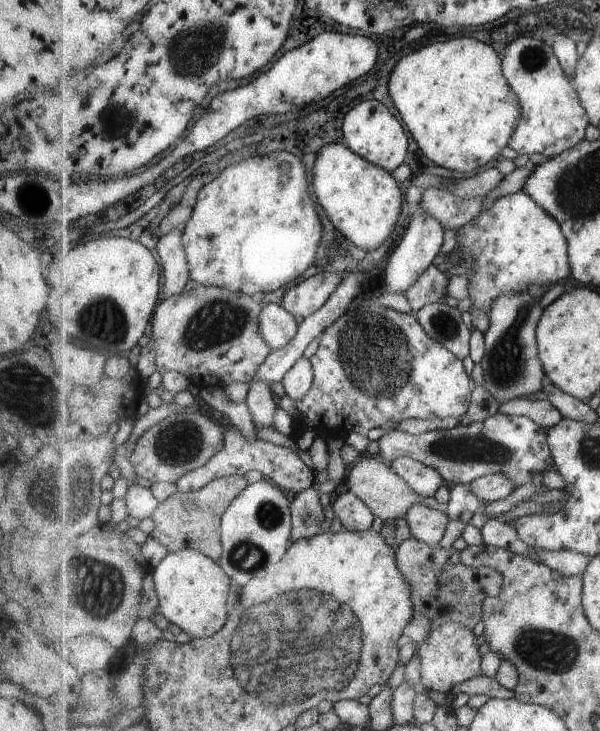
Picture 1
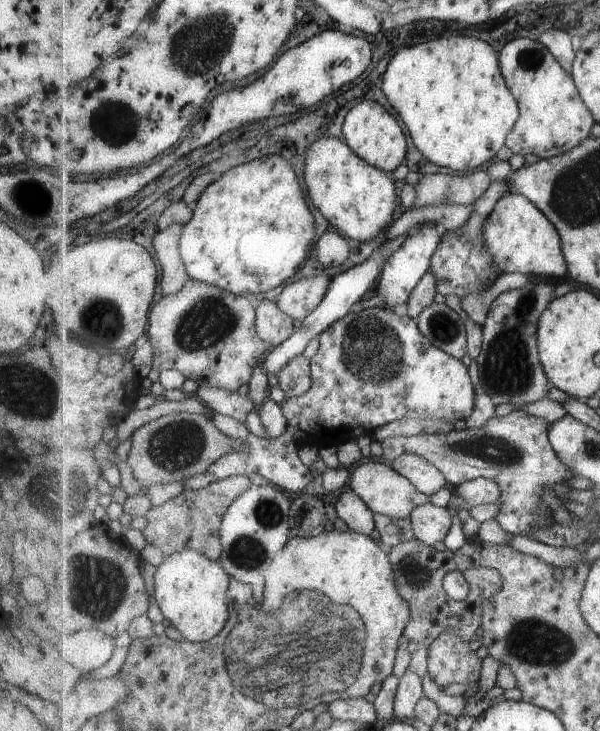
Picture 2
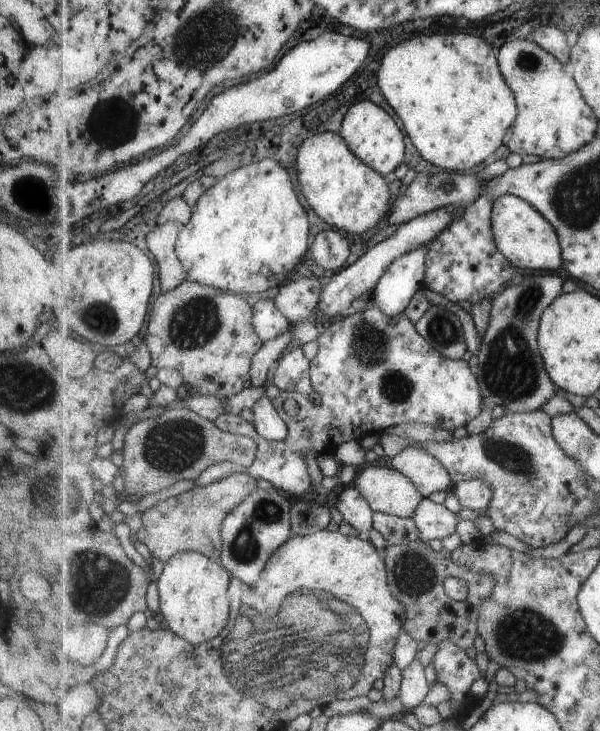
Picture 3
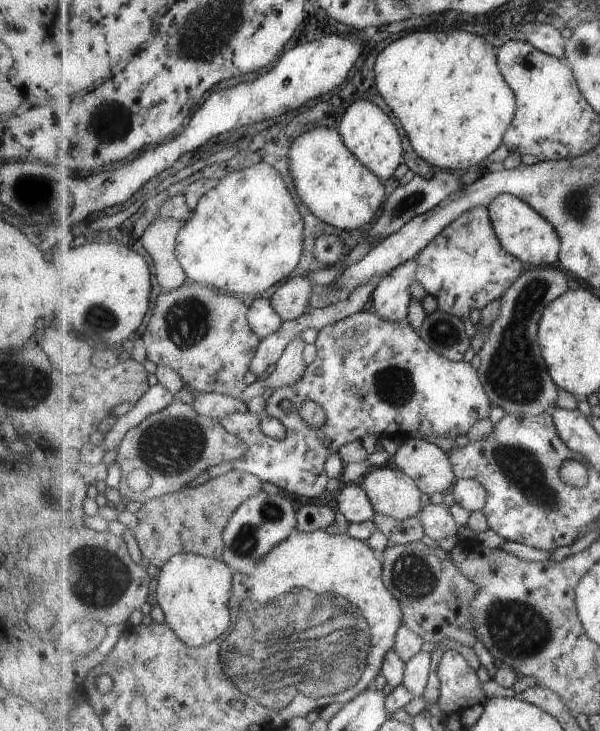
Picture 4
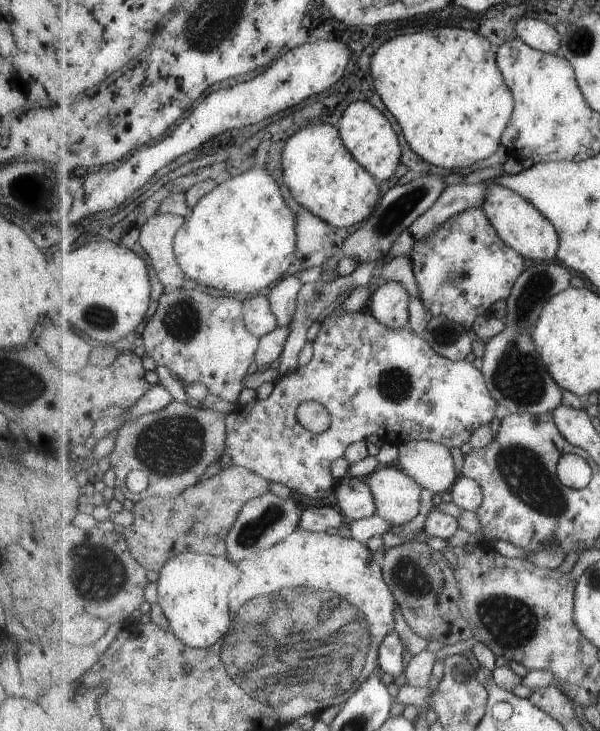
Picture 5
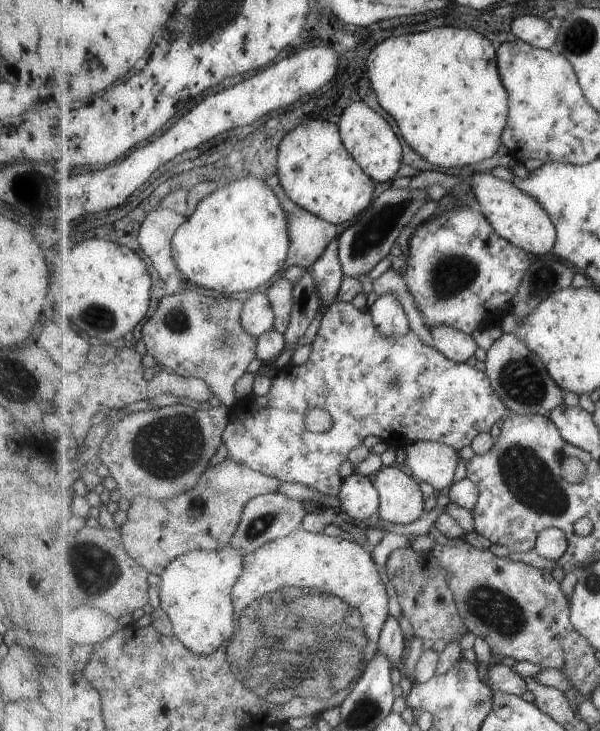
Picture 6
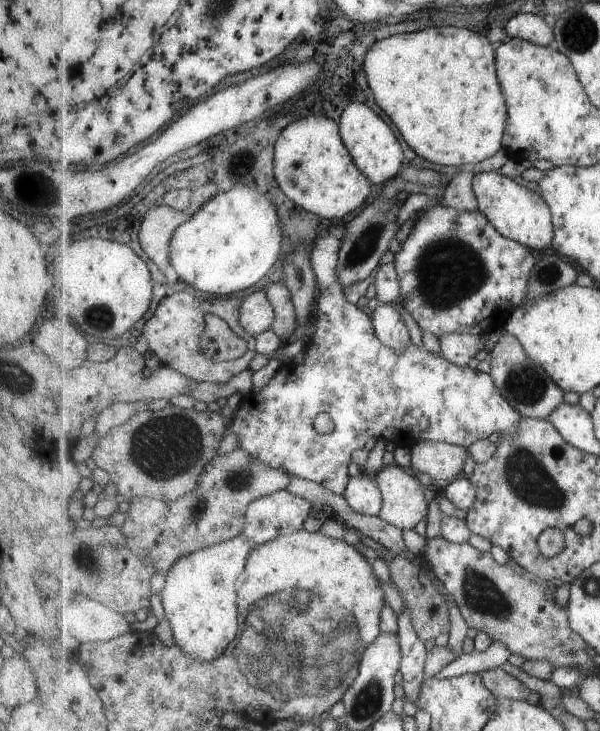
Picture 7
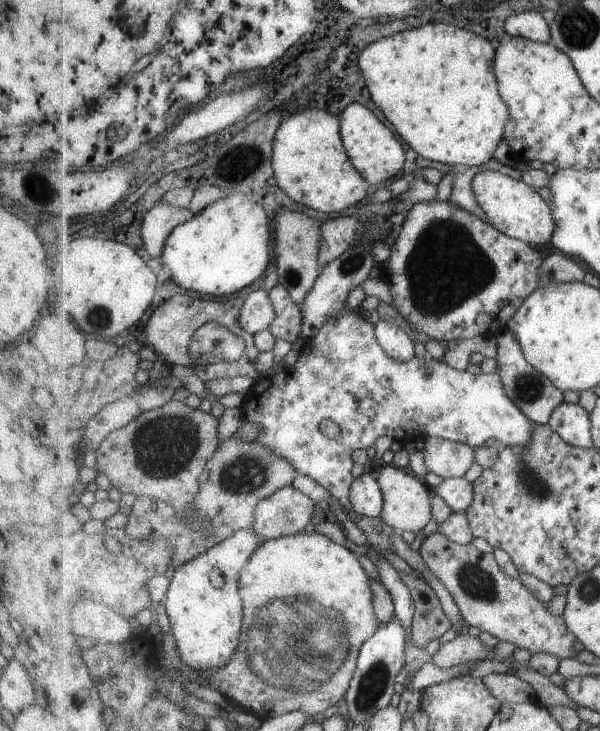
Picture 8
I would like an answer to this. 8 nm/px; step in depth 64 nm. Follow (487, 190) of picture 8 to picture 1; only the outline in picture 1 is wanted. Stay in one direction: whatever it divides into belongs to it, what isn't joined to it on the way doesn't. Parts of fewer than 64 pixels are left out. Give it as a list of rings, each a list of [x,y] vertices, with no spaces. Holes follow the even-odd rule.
[[[525,191],[511,193],[494,202],[488,211],[480,213],[456,231],[457,248],[469,251],[476,258],[476,270],[472,273],[469,297],[476,311],[468,312],[468,322],[472,328],[483,331],[491,326],[490,312],[500,296],[512,295],[524,291],[533,283],[541,288],[556,284],[573,284],[572,266],[568,255],[568,240],[562,226],[534,198]]]

